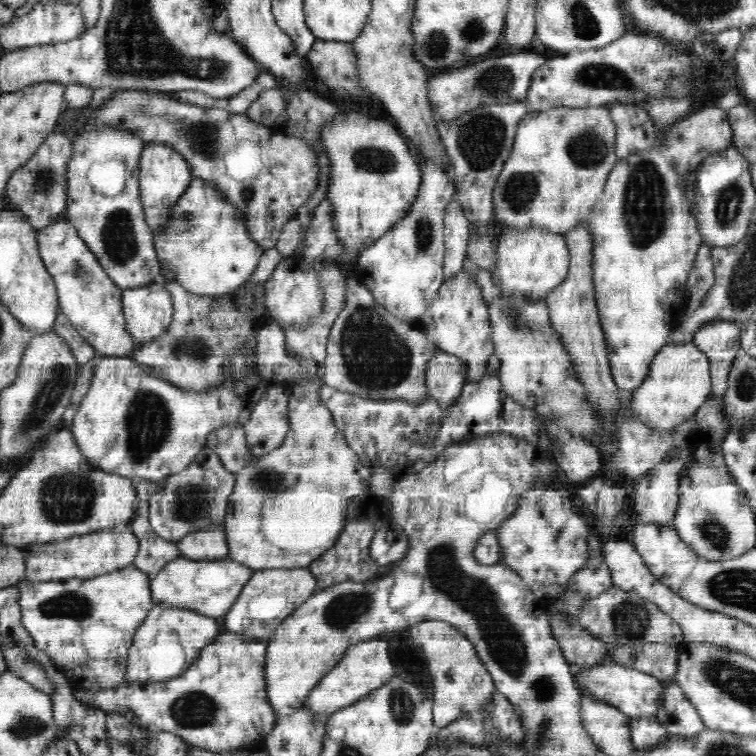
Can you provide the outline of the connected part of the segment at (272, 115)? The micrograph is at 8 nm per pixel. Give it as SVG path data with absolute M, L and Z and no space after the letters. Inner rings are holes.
M278 86L260 93L246 113L254 122L272 127L272 124L282 114L286 105L283 89Z

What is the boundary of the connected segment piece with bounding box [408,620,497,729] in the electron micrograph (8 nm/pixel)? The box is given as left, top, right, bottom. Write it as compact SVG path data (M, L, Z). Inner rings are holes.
M441 620L419 622L408 630L408 638L414 638L421 646L419 652L428 663L433 683L433 721L436 729L454 722L460 716L482 712L492 704L493 695L497 692L492 675L488 673L474 645L464 633Z

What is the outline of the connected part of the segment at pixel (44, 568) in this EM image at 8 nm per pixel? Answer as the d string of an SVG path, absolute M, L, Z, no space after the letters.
M126 524L112 530L76 535L51 543L34 542L24 547L27 582L62 581L66 578L94 578L132 565L139 551L139 540Z

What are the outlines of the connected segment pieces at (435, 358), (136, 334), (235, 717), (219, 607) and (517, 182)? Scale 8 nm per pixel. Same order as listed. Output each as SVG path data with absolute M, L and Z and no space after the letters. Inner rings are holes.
M438 348L428 360L425 387L428 388L429 397L437 400L443 408L456 404L468 385L465 378L465 364L456 355Z
M160 280L150 286L123 290L122 304L126 331L134 337L135 350L163 334L172 323L172 299Z
M222 631L212 644L201 651L199 658L179 676L144 685L128 684L98 692L74 688L74 697L92 708L102 709L106 713L118 713L128 722L148 732L172 732L190 747L199 747L216 753L228 753L230 750L254 753L260 749L276 725L276 713L268 701L264 680L267 643L268 641L250 640L250 637L244 635Z
M181 556L168 562L150 582L152 606L168 605L195 610L204 616L221 619L240 596L244 584L255 570L225 557L216 561L190 560Z
M608 106L571 109L556 107L538 112L529 111L518 125L512 152L492 192L496 220L508 229L538 228L566 234L570 228L589 218L593 206L603 193L607 178L617 161L615 142L616 125L611 119Z

